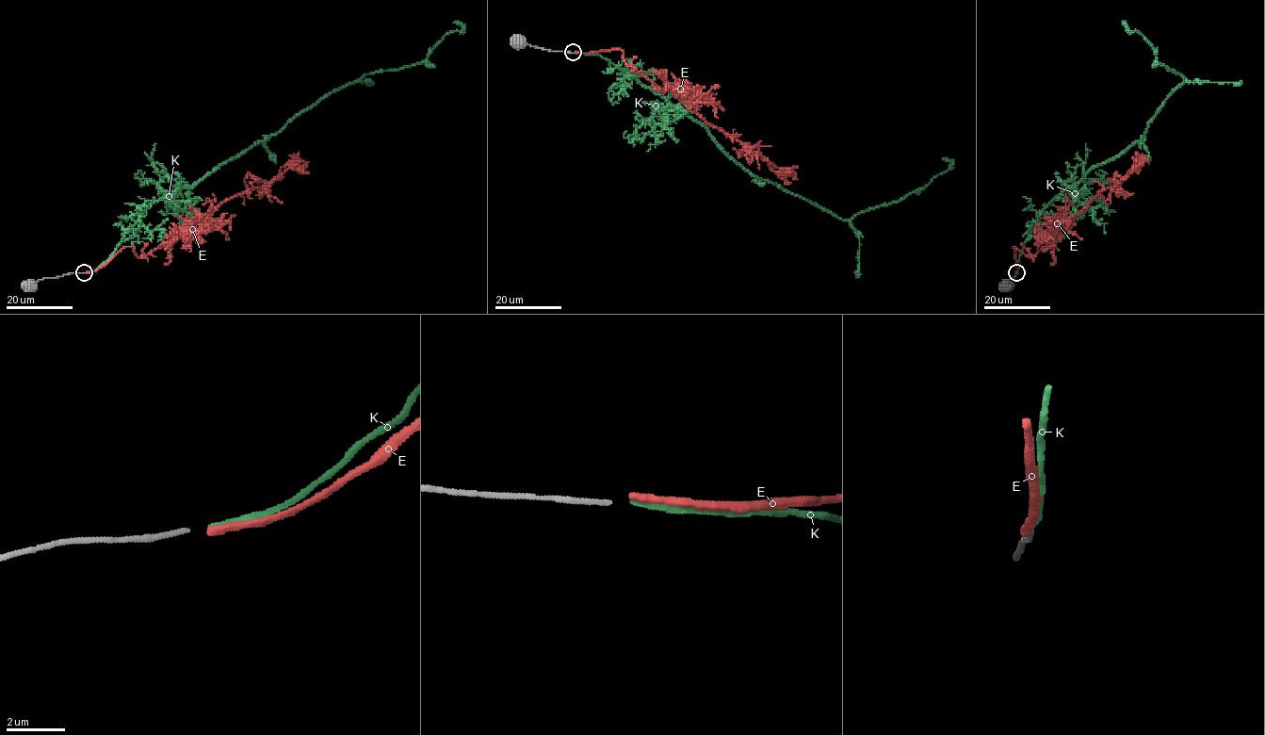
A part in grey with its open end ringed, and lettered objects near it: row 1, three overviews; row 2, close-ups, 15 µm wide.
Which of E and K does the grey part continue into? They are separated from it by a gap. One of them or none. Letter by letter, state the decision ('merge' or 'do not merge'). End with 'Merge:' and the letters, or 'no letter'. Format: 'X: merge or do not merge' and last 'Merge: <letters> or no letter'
E: do not merge
K: merge
Merge: K

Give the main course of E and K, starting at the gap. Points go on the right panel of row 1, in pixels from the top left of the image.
E: (1016, 272), (1013, 247), (1031, 256), (1051, 239), (1061, 221), (1078, 214), (1104, 188), (1115, 187), (1143, 161)
K: (1017, 272), (1040, 212), (1094, 166), (1136, 142), (1184, 81), (1122, 22)

